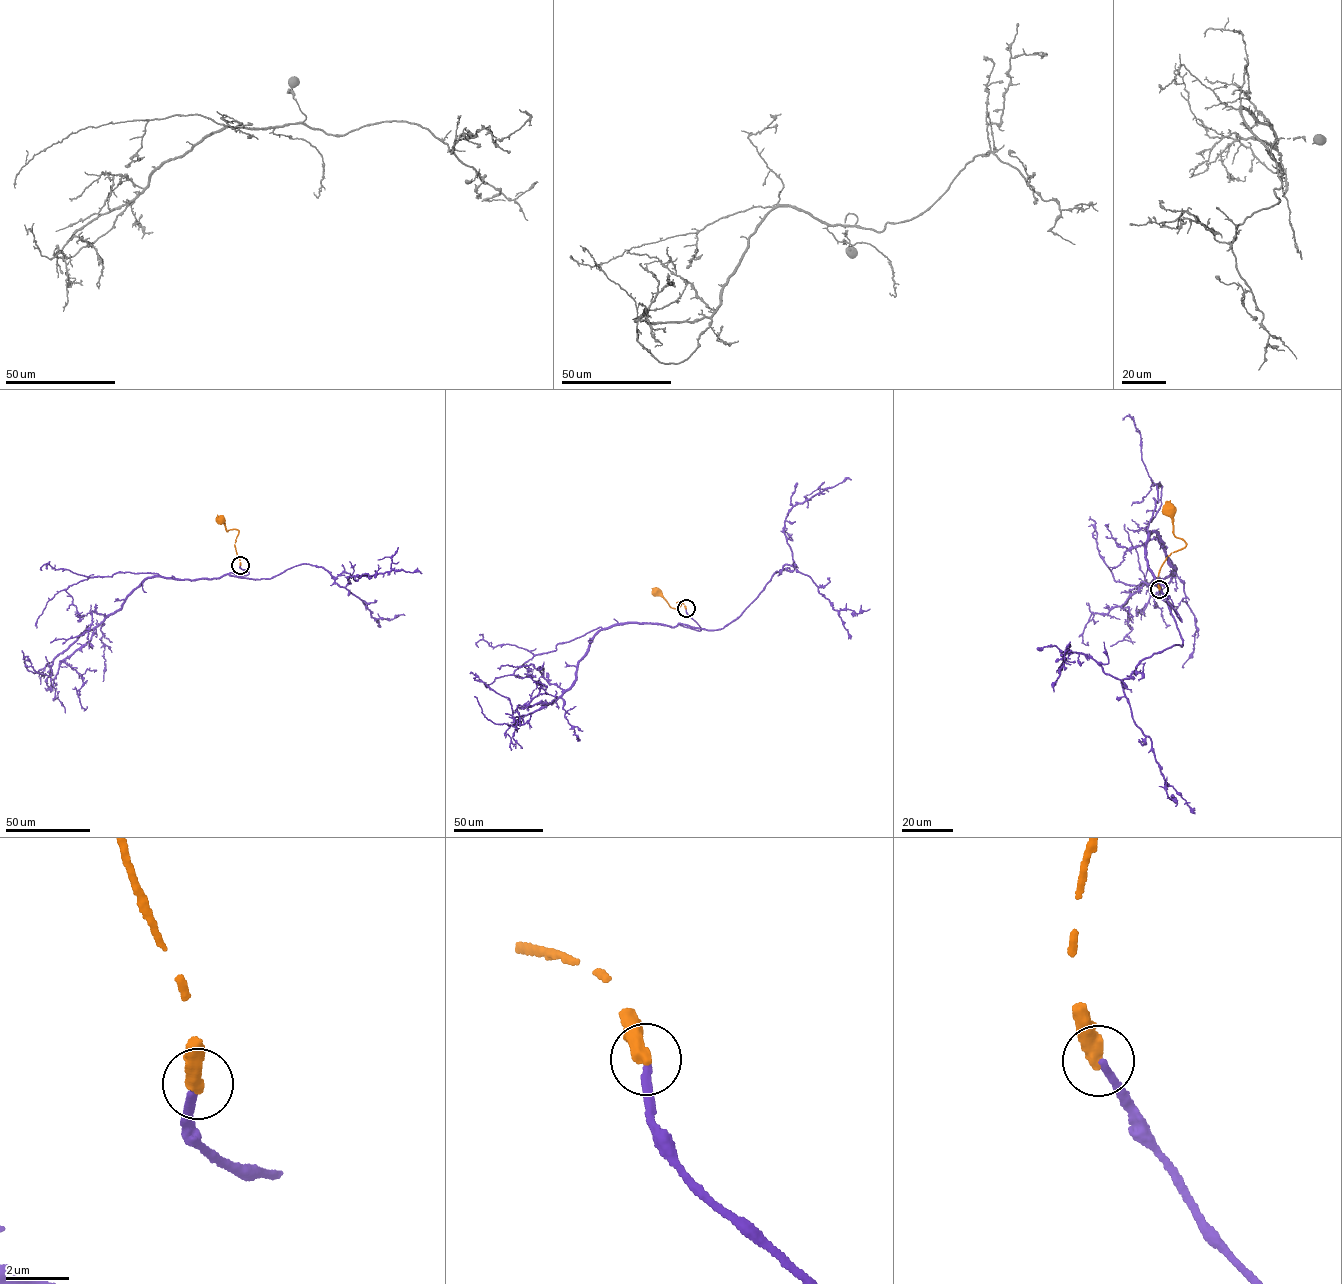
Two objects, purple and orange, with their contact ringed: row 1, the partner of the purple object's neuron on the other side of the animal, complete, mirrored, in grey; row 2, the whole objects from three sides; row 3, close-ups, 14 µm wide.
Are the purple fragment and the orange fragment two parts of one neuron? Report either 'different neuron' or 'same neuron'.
different neuron

